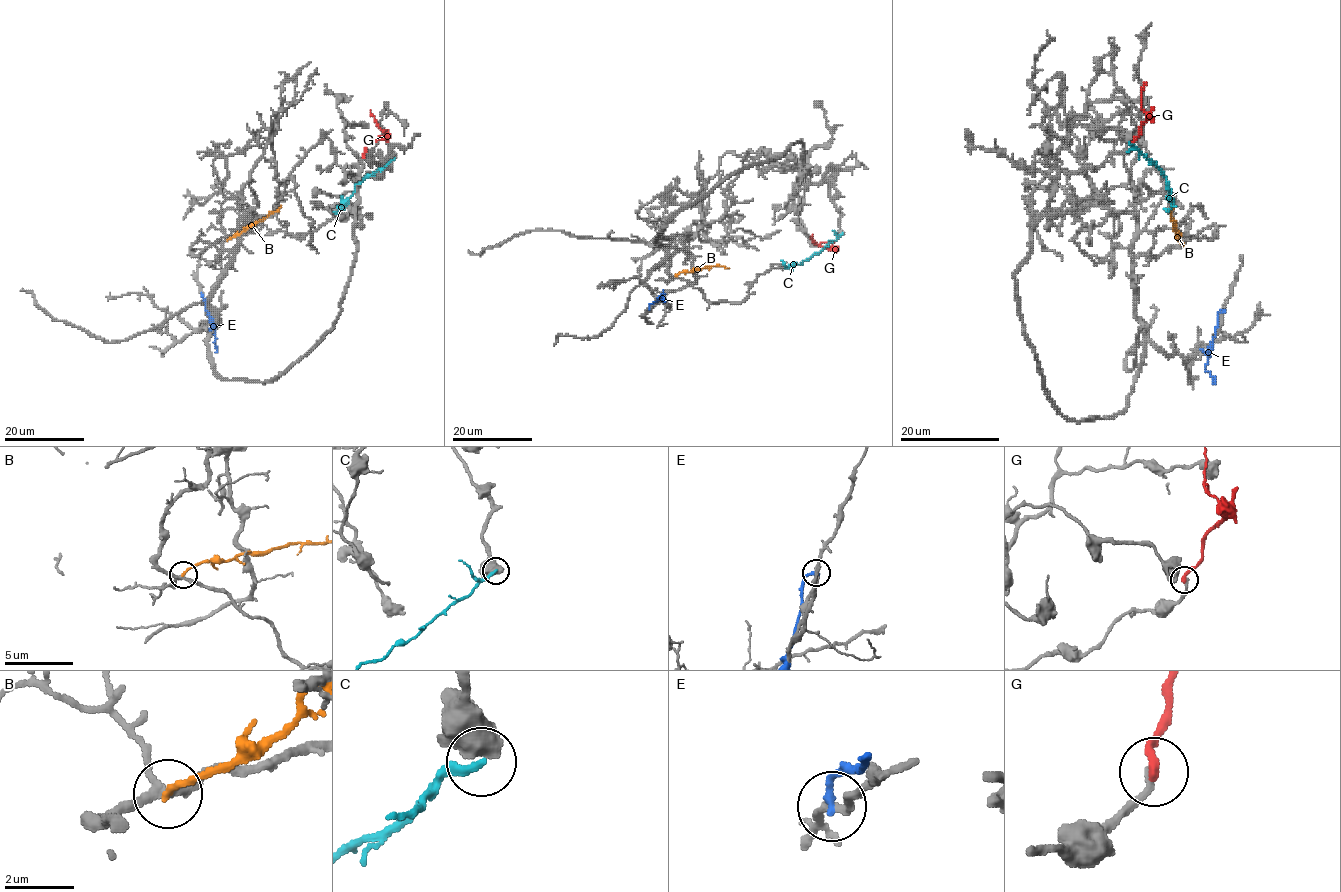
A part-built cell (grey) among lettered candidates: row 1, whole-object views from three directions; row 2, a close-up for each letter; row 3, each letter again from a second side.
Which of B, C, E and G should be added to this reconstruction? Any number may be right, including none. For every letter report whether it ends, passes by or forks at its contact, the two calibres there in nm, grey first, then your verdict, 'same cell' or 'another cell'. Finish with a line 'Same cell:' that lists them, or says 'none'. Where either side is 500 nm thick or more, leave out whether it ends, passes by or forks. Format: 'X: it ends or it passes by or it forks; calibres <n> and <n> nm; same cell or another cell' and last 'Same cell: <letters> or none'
B: it ends; calibres 240 and 190 nm; another cell
C: calibres 650 and 240 nm; another cell
E: it ends; calibres 220 and 240 nm; another cell
G: it ends; calibres 220 and 280 nm; another cell
Same cell: none

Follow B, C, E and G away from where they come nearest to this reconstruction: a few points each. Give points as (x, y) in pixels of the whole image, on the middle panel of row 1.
B: (675, 275), (707, 266), (729, 268)
C: (842, 233), (802, 263), (786, 265), (781, 261)
E: (650, 308), (664, 294), (664, 301)
G: (812, 236), (818, 245), (831, 246), (829, 242), (818, 246)

